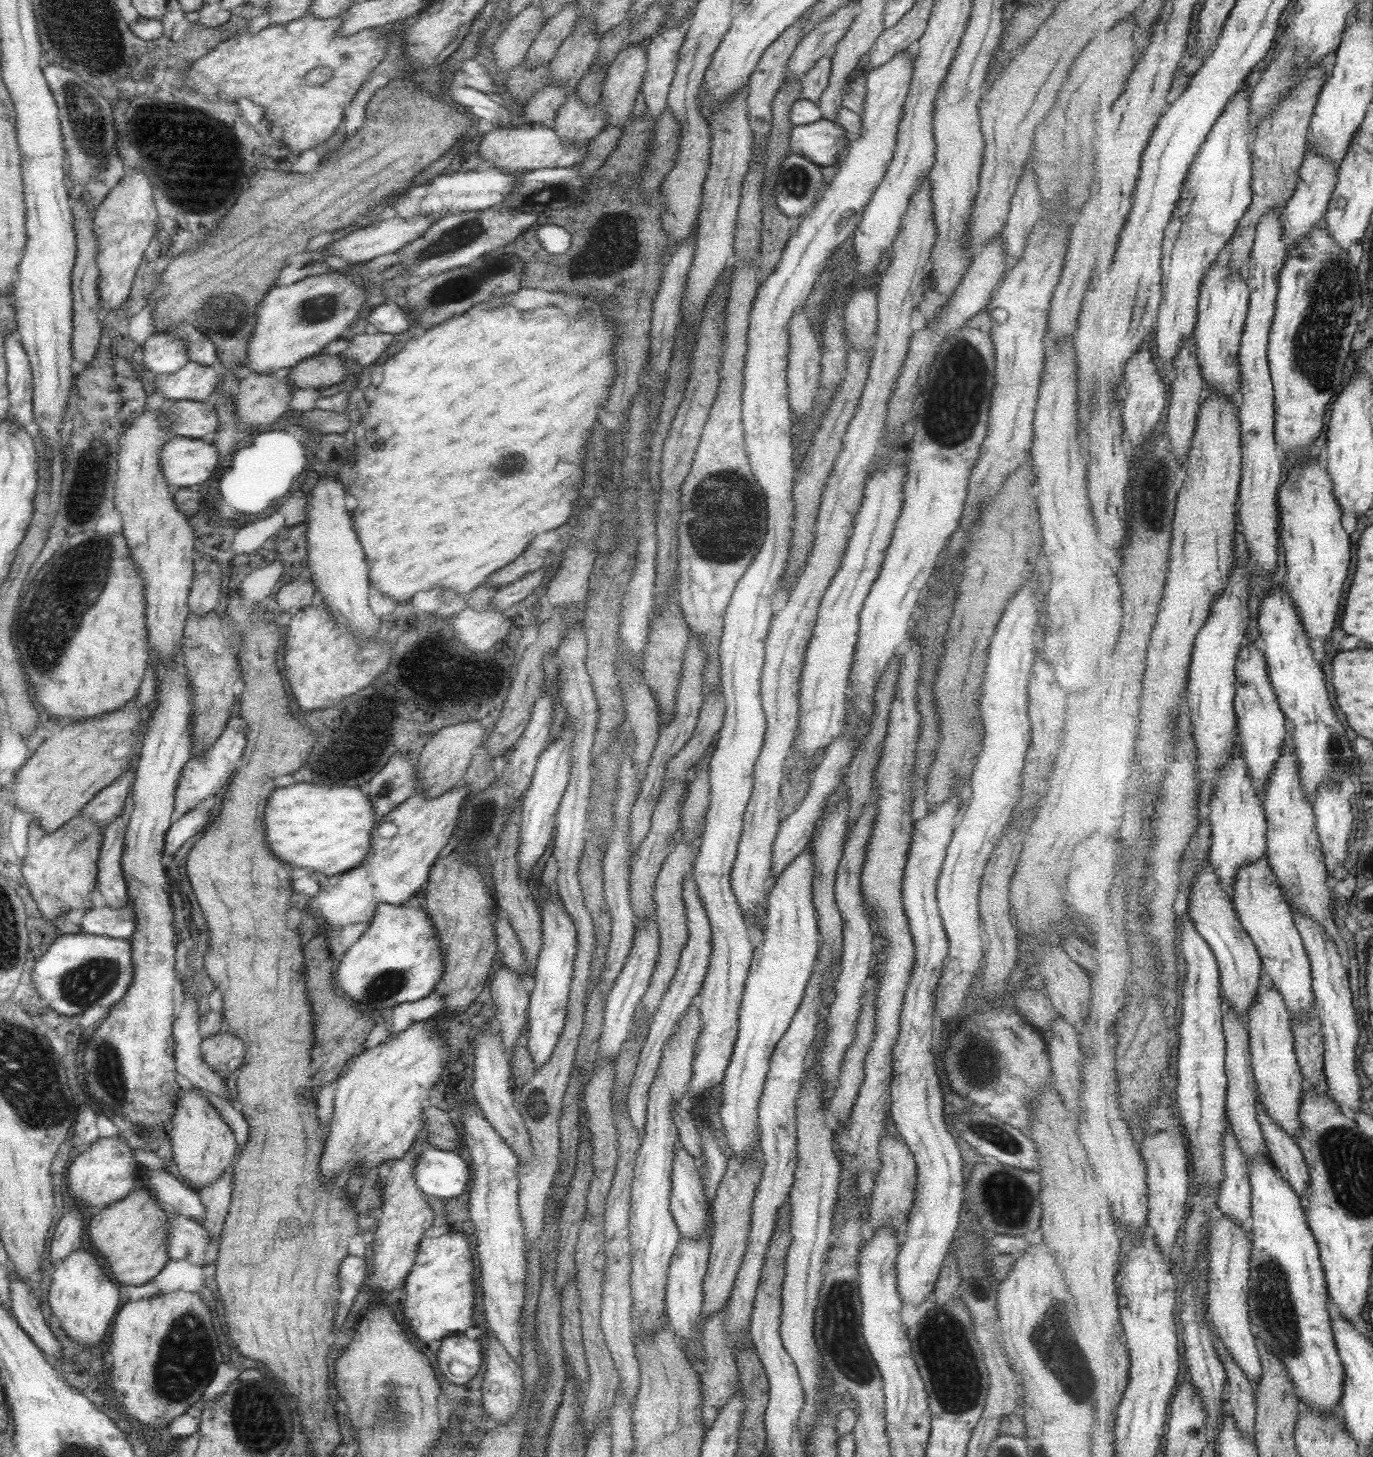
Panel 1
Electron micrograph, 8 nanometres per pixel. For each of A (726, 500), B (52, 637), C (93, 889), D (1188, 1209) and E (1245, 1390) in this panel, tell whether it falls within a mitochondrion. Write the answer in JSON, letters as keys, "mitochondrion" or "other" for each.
{"A":"mitochondrion","B":"mitochondrion","C":"other","D":"other","E":"other"}

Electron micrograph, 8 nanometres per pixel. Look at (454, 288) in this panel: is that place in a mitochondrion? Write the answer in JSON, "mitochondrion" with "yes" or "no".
{"mitochondrion":"yes"}

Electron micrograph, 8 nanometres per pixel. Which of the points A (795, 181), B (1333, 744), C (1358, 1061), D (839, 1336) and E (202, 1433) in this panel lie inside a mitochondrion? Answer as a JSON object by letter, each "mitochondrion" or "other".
{"A":"mitochondrion","B":"mitochondrion","C":"other","D":"mitochondrion","E":"other"}

